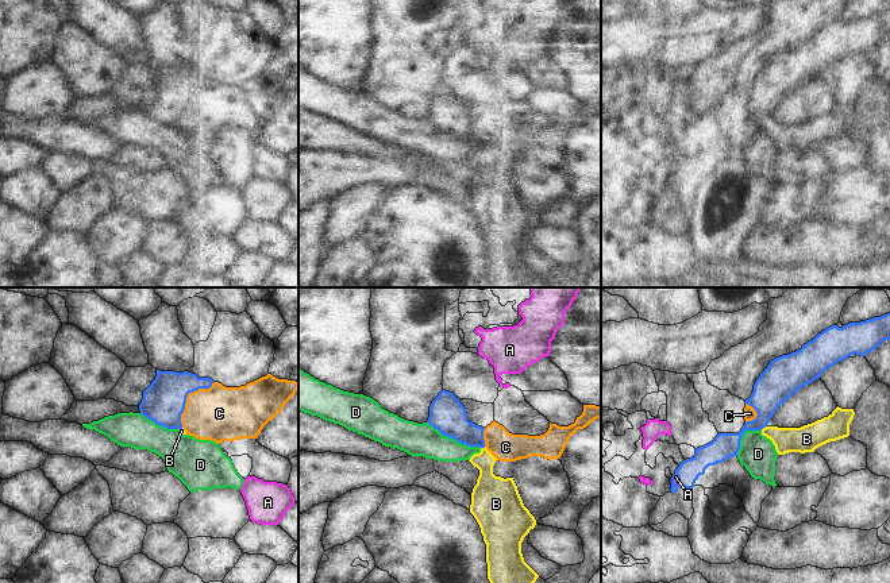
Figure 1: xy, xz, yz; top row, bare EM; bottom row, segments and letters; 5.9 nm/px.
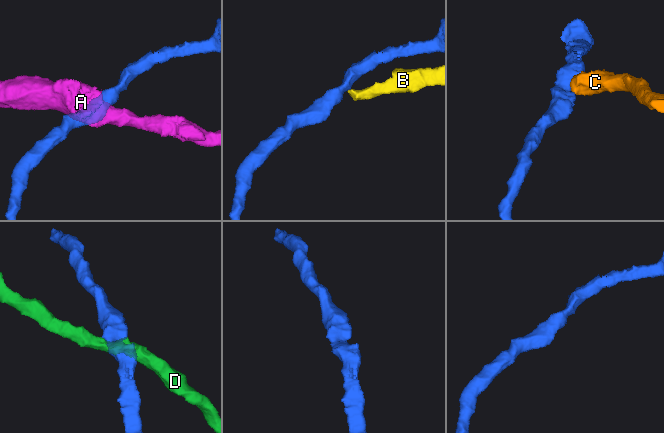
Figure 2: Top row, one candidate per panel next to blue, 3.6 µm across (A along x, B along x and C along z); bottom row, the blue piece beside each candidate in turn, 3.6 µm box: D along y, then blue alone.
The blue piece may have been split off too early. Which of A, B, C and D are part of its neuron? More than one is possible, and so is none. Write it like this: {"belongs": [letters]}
{"belongs": []}

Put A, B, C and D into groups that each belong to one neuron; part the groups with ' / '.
A / B C / D

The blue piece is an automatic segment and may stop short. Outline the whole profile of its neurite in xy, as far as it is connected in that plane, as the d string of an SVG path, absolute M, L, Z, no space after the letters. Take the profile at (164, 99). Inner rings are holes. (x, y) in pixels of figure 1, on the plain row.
M159 69L151 82L143 89L139 103L140 112L167 127L182 127L181 112L185 108L186 94L199 86L209 86L211 76L199 76L184 69Z

